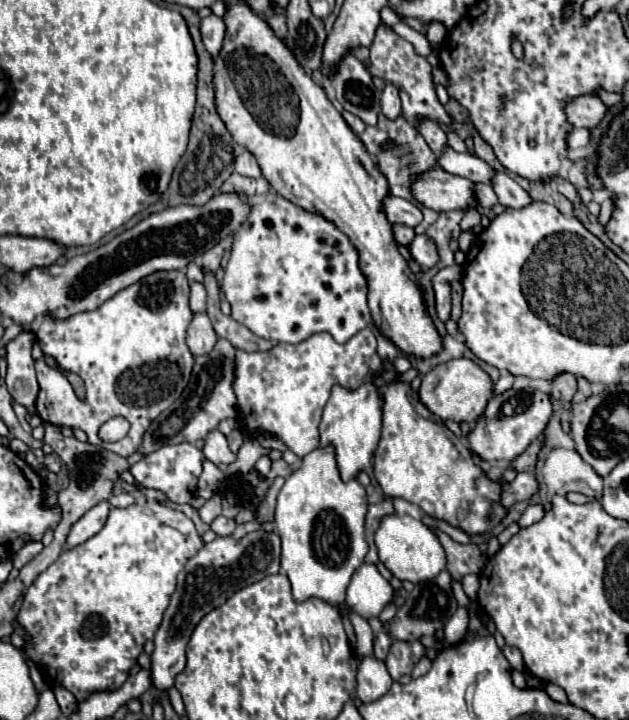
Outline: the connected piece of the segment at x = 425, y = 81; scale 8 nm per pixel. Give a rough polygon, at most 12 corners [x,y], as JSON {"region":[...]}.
{"region":[[380,24],[370,46],[372,76],[400,90],[402,116],[448,128],[430,64]]}

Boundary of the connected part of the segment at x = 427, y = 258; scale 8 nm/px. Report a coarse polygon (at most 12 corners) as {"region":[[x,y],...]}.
{"region":[[426,234],[410,244],[412,258],[422,268],[440,262],[434,240]]}

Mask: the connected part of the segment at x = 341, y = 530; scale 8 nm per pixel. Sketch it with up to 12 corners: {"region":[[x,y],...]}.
{"region":[[334,446],[302,456],[274,512],[296,602],[344,602],[368,554],[366,490]]}

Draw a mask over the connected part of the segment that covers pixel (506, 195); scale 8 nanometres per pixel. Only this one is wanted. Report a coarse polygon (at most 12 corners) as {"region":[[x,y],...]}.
{"region":[[504,172],[492,182],[506,208],[526,208],[534,200]]}

